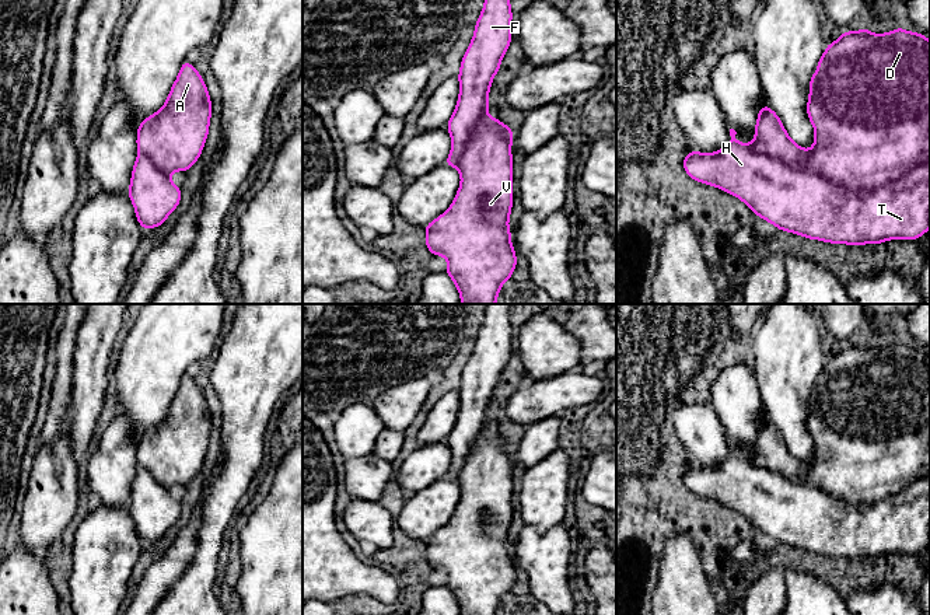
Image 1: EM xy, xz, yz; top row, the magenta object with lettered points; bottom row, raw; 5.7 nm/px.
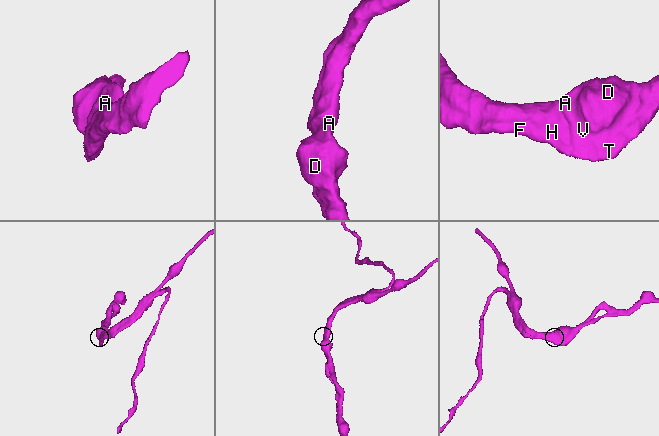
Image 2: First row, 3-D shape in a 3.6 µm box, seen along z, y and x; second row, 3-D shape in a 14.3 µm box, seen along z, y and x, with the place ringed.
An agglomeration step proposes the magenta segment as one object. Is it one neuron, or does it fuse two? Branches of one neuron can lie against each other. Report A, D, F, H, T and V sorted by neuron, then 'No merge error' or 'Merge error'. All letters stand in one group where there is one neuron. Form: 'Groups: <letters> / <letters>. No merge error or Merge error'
Groups: A D F H T V. No merge error

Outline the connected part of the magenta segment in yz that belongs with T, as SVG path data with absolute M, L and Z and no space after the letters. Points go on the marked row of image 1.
M867 27L857 32L843 31L842 36L829 43L818 62L818 70L810 81L807 113L815 130L811 150L797 146L782 125L782 119L766 102L761 108L755 126L755 139L749 144L735 140L737 132L730 129L731 141L717 153L692 153L683 157L685 172L698 182L717 186L723 192L741 199L756 216L776 226L780 231L804 235L807 240L849 247L861 244L882 244L888 240L919 240L930 228L930 41L919 34L898 27L887 34L871 34Z

